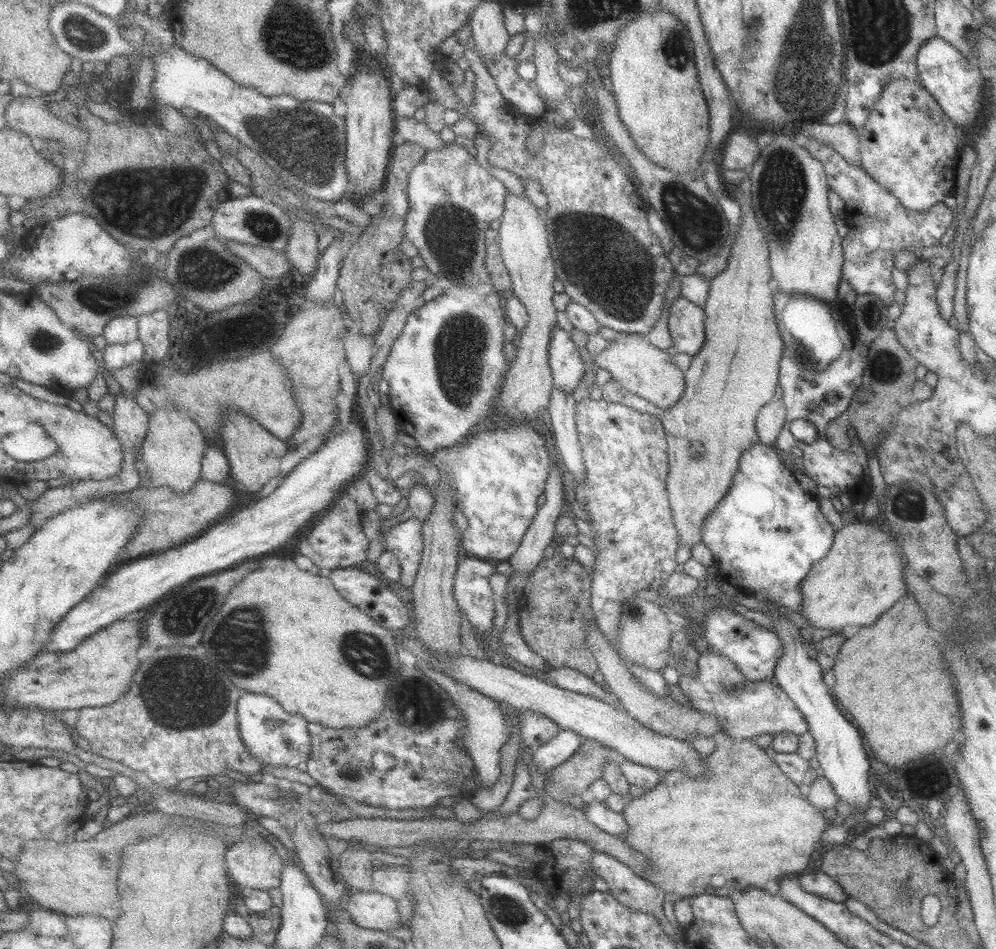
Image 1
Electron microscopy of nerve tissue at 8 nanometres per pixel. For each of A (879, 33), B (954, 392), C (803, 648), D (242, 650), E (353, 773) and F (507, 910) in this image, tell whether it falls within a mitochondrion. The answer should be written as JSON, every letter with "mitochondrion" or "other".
{"A":"mitochondrion","B":"other","C":"other","D":"mitochondrion","E":"mitochondrion","F":"mitochondrion"}

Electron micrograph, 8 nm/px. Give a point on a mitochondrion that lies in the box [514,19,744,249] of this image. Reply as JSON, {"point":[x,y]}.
{"point":[676,49]}

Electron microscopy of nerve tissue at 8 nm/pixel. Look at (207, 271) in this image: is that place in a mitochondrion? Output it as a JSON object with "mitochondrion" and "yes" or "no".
{"mitochondrion":"yes"}

